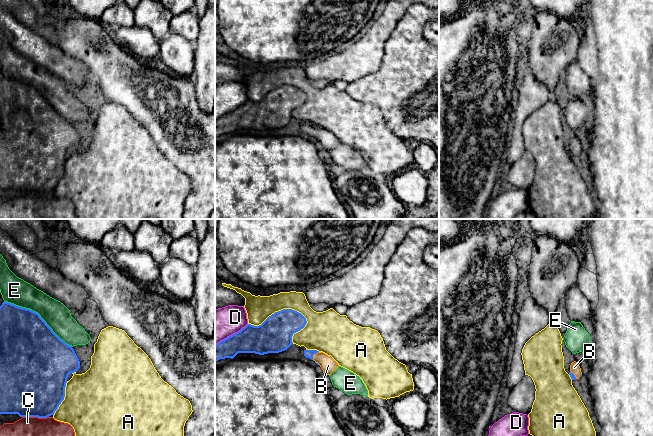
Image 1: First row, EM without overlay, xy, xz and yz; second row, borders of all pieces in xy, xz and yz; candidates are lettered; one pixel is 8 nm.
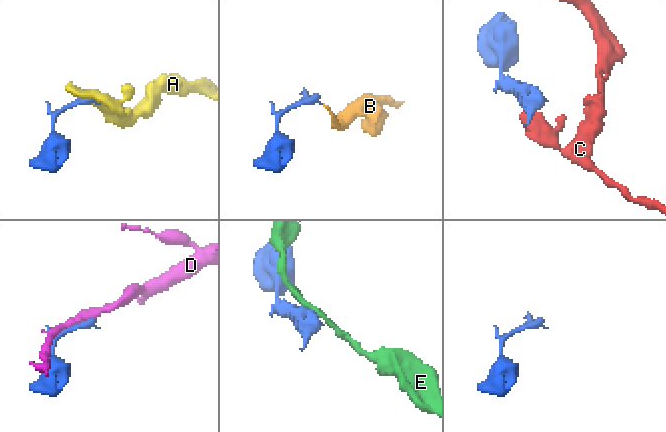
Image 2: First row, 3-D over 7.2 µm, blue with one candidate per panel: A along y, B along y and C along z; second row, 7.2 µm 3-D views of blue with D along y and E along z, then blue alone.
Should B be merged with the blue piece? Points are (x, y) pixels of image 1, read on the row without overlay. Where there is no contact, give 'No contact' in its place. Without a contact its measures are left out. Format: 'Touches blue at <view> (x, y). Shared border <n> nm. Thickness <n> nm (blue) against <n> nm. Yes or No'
Touches blue at xz (312, 134). Shared border 120 nm. Thickness 70 nm (blue) against 120 nm. Yes

